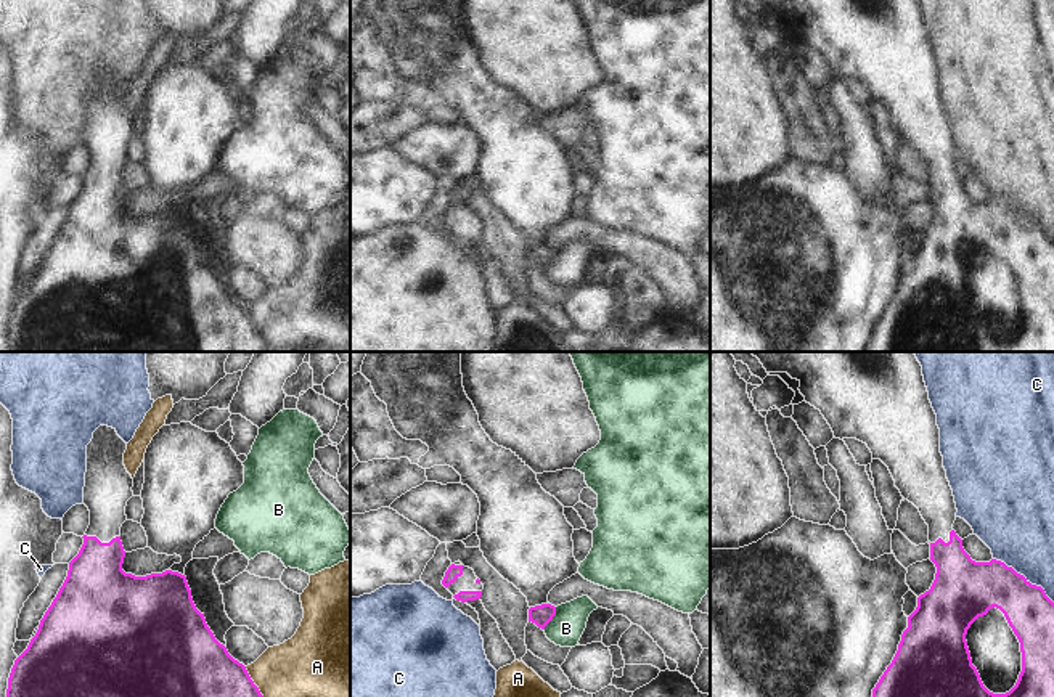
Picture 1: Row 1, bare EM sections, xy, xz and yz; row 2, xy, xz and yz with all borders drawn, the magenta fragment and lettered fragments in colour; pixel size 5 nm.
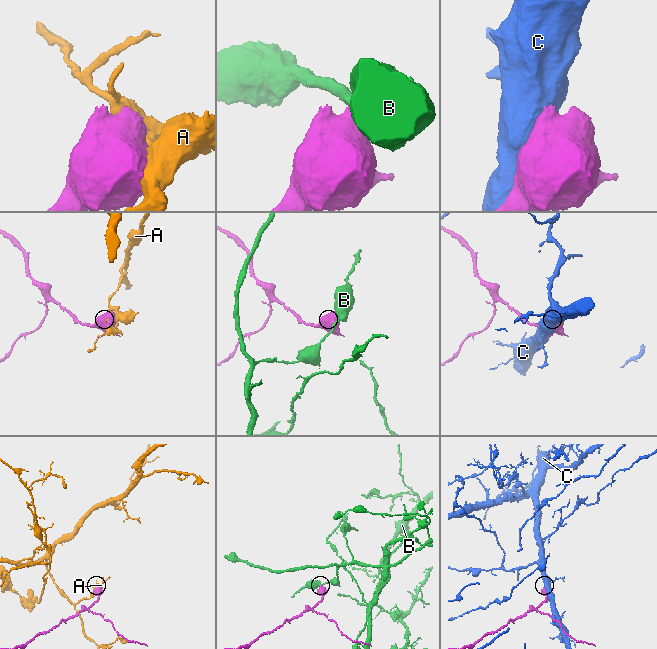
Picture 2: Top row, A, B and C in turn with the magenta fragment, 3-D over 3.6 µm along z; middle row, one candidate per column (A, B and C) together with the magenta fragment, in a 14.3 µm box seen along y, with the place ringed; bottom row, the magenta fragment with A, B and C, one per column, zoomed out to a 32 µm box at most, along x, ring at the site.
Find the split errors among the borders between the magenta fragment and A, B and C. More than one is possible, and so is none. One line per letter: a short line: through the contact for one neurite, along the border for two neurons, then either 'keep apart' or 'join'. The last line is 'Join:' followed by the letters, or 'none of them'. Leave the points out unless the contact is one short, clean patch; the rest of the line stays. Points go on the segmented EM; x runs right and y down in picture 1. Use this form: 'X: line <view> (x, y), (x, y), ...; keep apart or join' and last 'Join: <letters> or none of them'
A: keep apart
B: line xz (556, 607), (543, 630); keep apart
C: keep apart
Join: none of them

